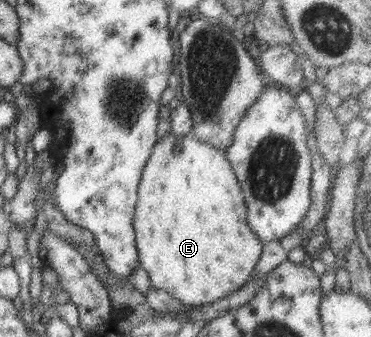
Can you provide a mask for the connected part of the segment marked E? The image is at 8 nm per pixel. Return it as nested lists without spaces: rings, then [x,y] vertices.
[[[171,133],[161,139],[159,138],[155,142],[151,155],[143,168],[142,176],[138,183],[137,195],[134,234],[138,252],[138,264],[141,264],[141,268],[147,271],[147,276],[149,276],[149,280],[152,282],[152,287],[167,290],[169,295],[175,297],[185,307],[197,307],[228,297],[247,283],[248,277],[255,271],[255,267],[257,267],[259,259],[261,259],[264,243],[257,238],[255,233],[251,232],[251,227],[247,223],[246,203],[241,186],[235,177],[235,172],[232,170],[226,154],[222,150],[198,140],[193,135],[182,136]]]

